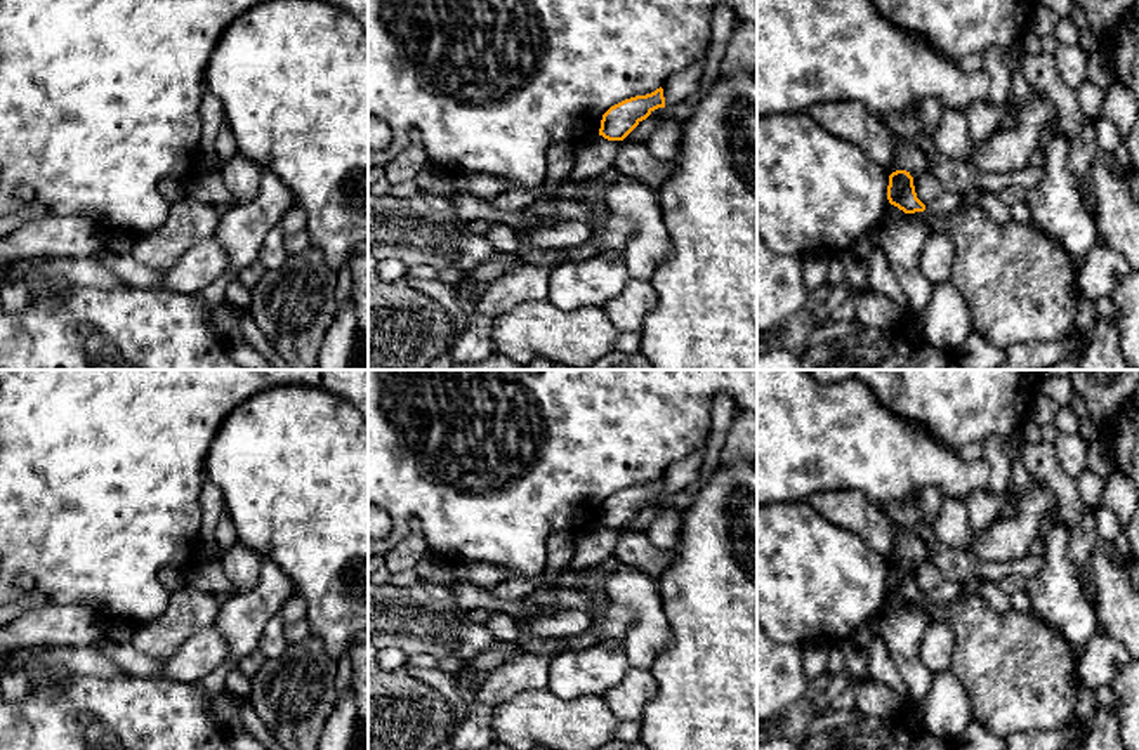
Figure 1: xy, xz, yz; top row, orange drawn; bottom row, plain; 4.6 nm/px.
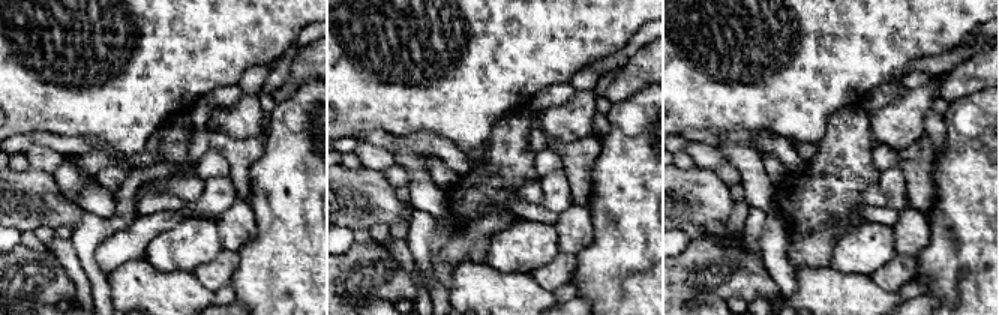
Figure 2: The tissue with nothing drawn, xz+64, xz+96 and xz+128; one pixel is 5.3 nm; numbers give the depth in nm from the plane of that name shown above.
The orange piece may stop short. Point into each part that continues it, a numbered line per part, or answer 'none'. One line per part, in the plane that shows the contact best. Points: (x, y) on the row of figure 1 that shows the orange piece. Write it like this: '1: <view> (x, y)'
none

